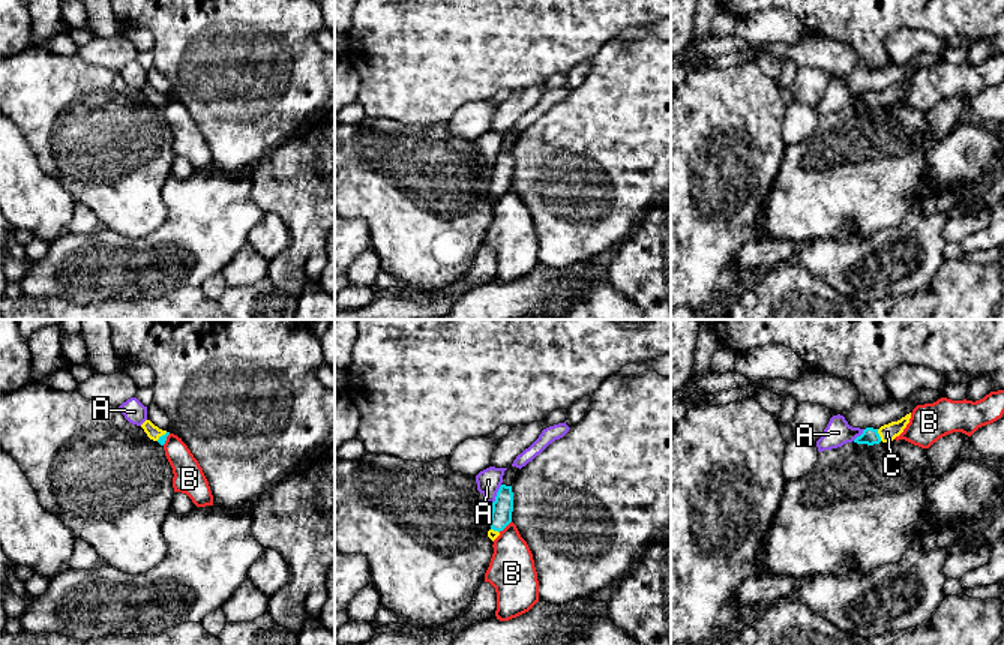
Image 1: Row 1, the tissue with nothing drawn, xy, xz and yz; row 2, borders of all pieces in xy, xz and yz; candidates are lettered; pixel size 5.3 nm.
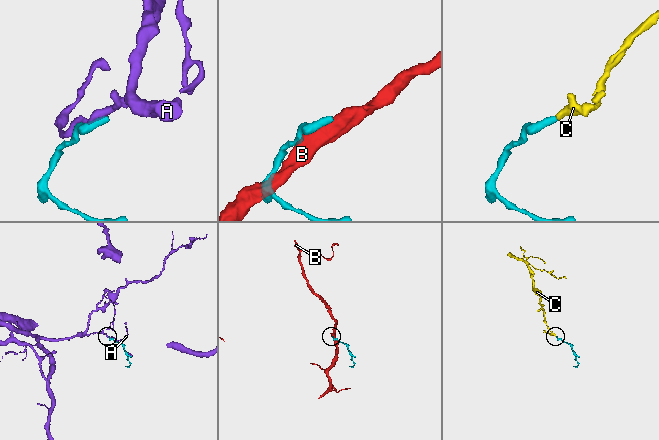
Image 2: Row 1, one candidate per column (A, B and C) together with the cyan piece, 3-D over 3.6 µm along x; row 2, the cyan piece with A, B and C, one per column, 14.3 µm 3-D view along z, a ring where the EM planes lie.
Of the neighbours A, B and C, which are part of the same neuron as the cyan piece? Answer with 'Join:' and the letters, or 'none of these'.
Join: C

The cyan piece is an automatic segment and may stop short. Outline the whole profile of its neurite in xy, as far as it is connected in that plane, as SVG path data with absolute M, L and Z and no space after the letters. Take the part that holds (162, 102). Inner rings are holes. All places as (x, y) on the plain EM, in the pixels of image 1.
M146 84L141 92L144 93L144 96L147 98L147 100L153 105L158 105L161 110L165 108L167 100L170 99L170 96L159 93L158 90L155 90L150 84Z

